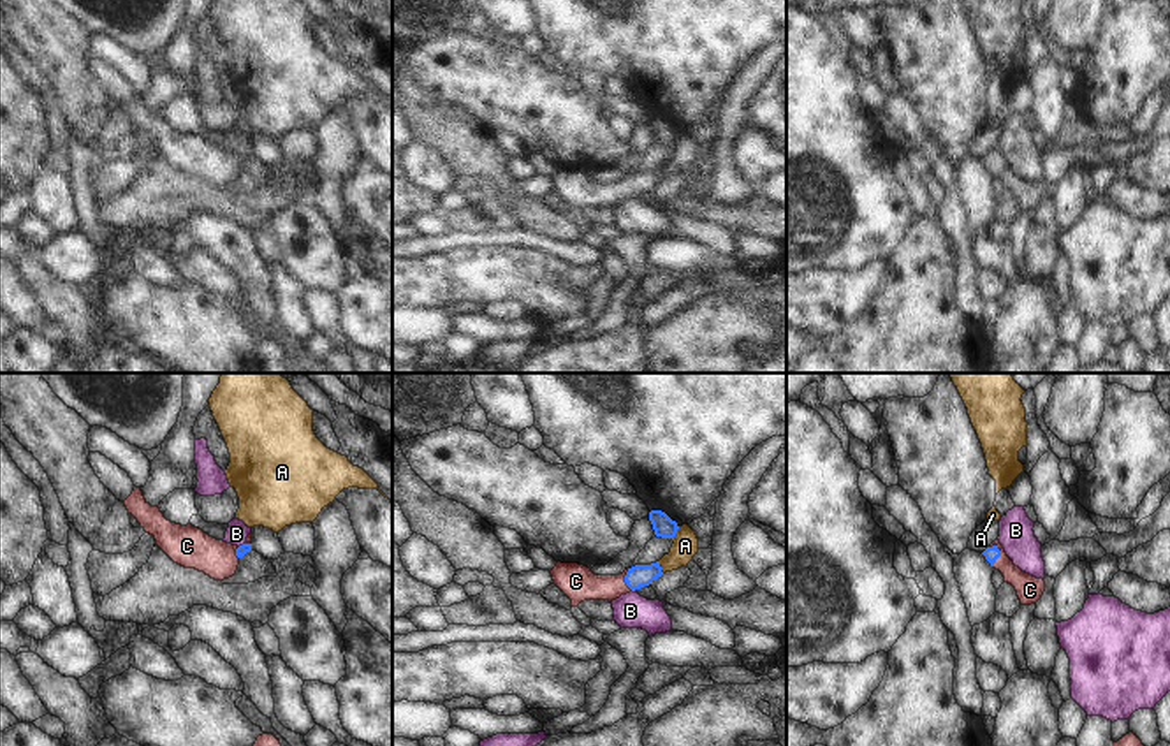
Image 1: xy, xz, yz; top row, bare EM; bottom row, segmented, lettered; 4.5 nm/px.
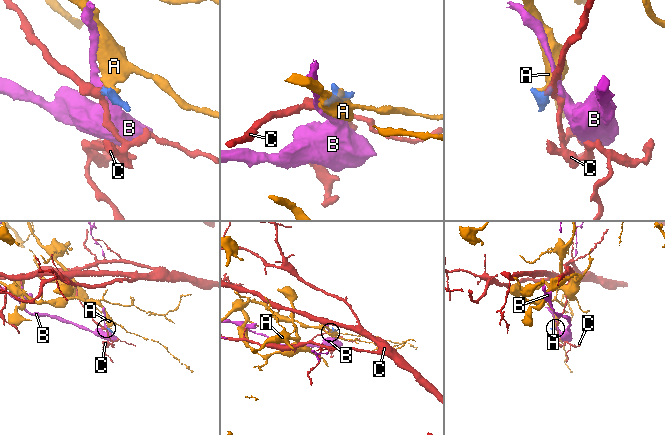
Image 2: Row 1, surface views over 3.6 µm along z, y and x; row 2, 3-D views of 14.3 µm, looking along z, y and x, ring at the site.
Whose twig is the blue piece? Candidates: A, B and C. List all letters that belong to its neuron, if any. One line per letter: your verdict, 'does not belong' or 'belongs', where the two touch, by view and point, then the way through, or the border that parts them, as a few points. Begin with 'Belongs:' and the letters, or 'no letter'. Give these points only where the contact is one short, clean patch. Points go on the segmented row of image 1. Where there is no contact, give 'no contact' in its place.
Belongs: C
A: does not belong; contact xz (676, 532); border xz (680, 526), (672, 539)
B: does not belong; contact xz (634, 588); border xz (632, 588), (636, 590)
C: belongs; contact yz (1000, 555); way yz (993, 553), (1000, 555), (1030, 590)

